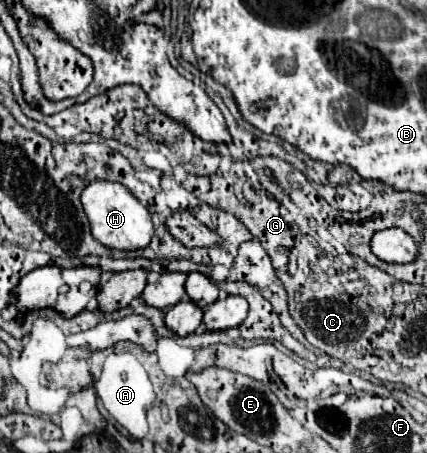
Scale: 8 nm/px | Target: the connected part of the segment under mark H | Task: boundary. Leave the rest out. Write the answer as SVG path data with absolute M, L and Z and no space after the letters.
M93 181L81 195L83 209L91 223L91 235L109 249L135 251L145 249L153 237L153 223L149 211L121 185L111 181Z

